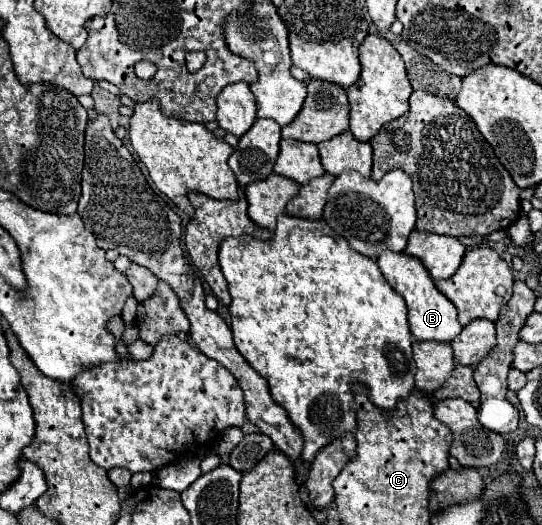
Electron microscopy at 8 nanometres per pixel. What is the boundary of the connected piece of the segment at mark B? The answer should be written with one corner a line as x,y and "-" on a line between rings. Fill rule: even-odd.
381,252
377,256
377,264
383,272
383,276
387,278
387,282
395,288
395,292
399,292
407,304
409,310
409,328
411,334
417,340
435,340
435,342
451,342
459,332
461,332
461,324
457,320
457,308
453,308
453,304
441,296
441,292
435,288
433,278
429,276
429,272
425,272
425,266
415,260
413,256
401,252

